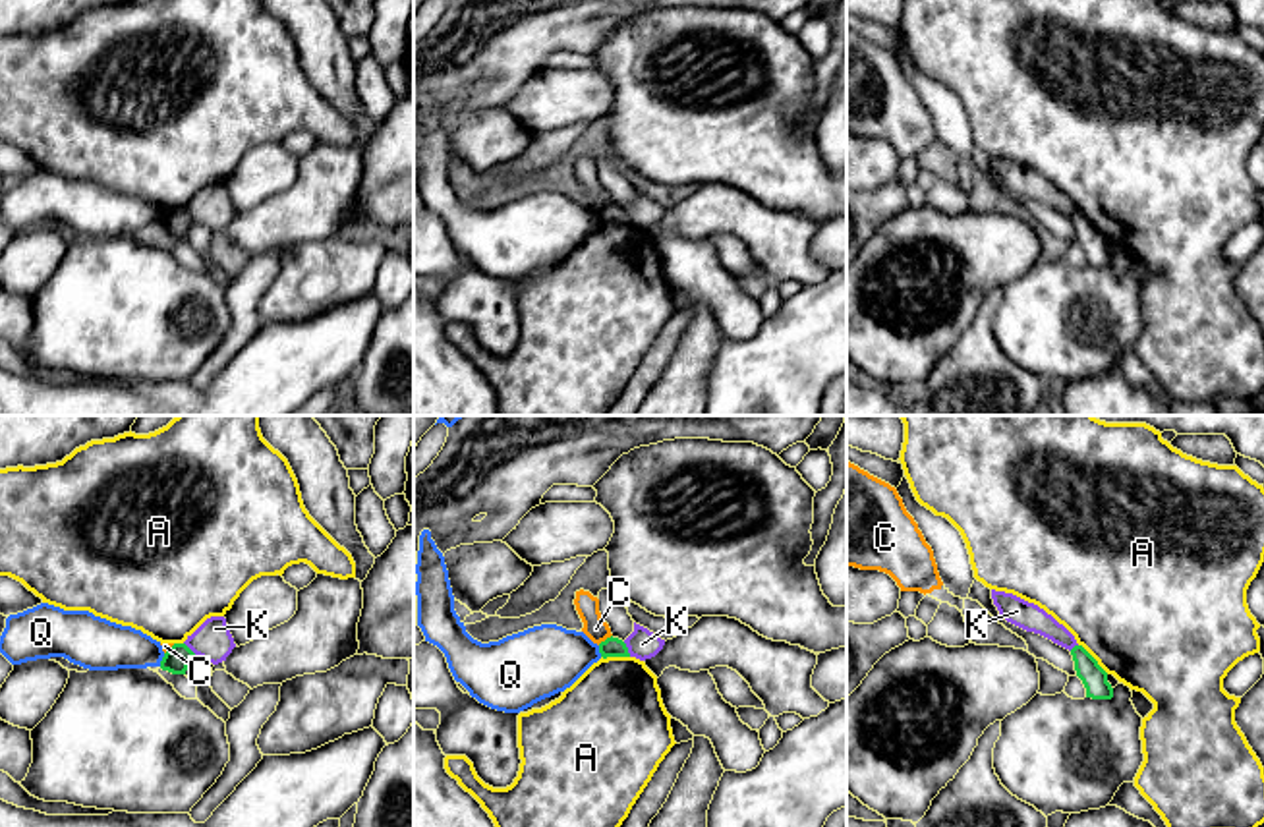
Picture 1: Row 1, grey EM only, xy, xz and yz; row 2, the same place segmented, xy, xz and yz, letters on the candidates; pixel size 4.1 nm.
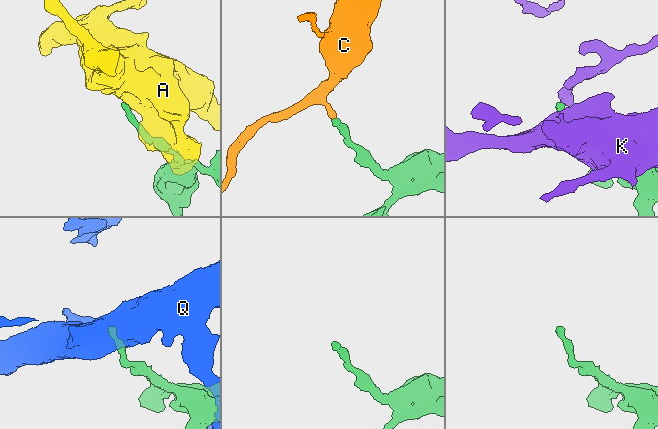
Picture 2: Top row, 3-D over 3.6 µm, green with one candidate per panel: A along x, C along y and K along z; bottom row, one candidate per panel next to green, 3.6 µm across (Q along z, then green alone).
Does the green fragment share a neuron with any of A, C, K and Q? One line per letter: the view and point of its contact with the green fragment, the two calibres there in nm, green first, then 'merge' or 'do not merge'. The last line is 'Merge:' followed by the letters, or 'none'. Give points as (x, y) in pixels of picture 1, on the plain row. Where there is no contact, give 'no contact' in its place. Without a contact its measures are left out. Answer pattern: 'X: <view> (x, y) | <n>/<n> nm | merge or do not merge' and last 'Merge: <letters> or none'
A: yz (1094, 227) | 110/500 nm | do not merge
C: xz (605, 207) | 80/100 nm | do not merge
K: xz (627, 217) | 80/130 nm | do not merge
Q: xy (163, 227) | 100/200 nm | do not merge
Merge: none

